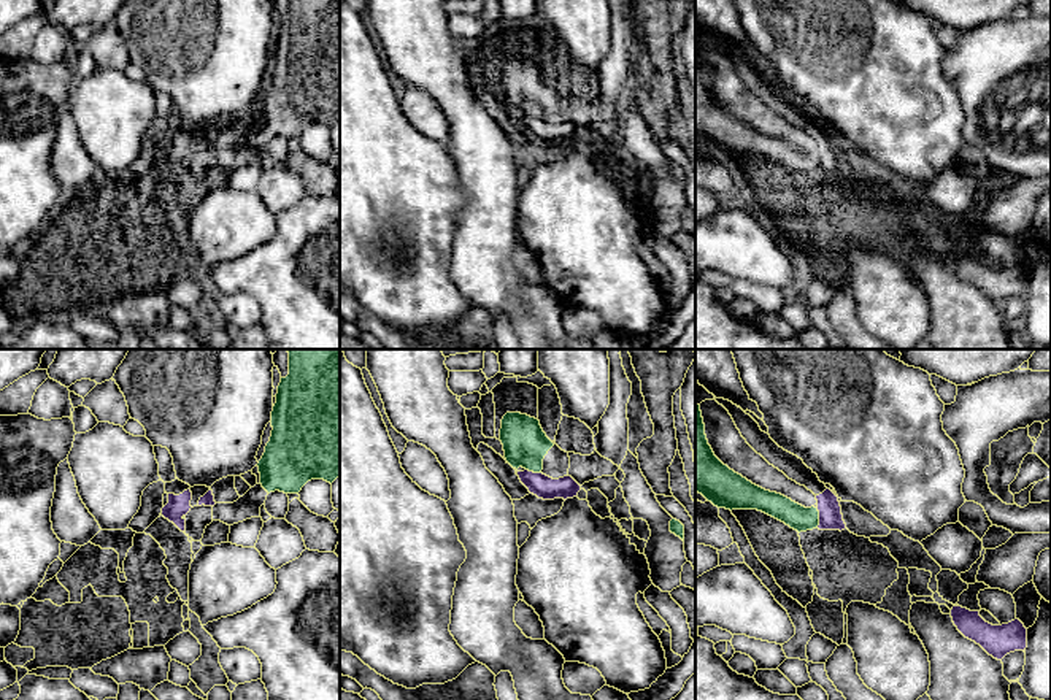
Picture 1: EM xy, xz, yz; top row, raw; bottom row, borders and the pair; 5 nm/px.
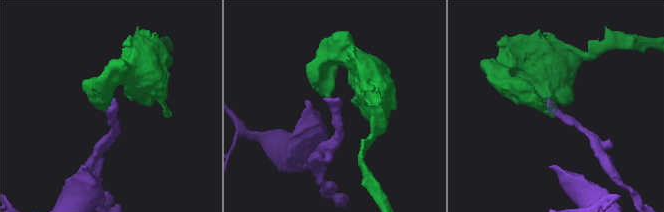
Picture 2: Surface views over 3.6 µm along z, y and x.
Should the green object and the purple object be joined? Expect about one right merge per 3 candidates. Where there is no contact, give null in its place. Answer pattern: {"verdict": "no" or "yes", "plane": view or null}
{"verdict": "yes", "plane": "yz"}

